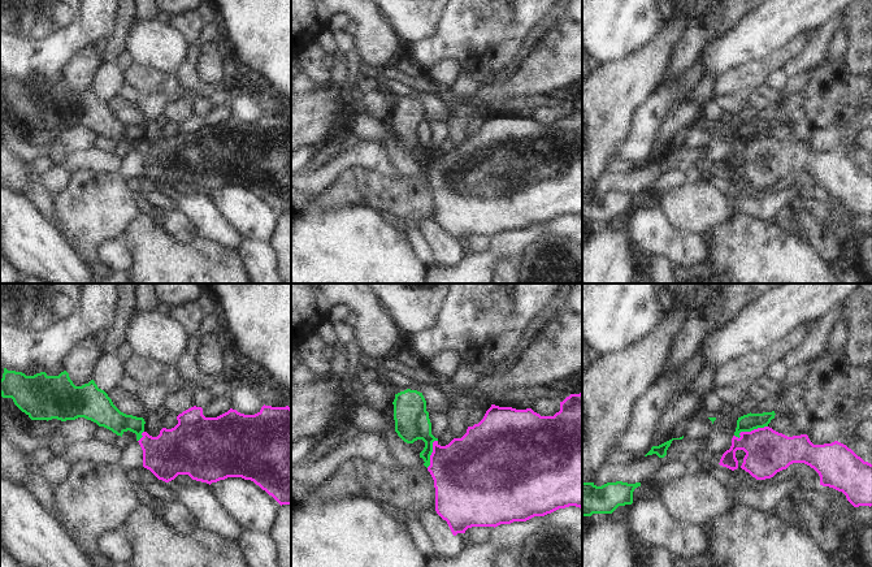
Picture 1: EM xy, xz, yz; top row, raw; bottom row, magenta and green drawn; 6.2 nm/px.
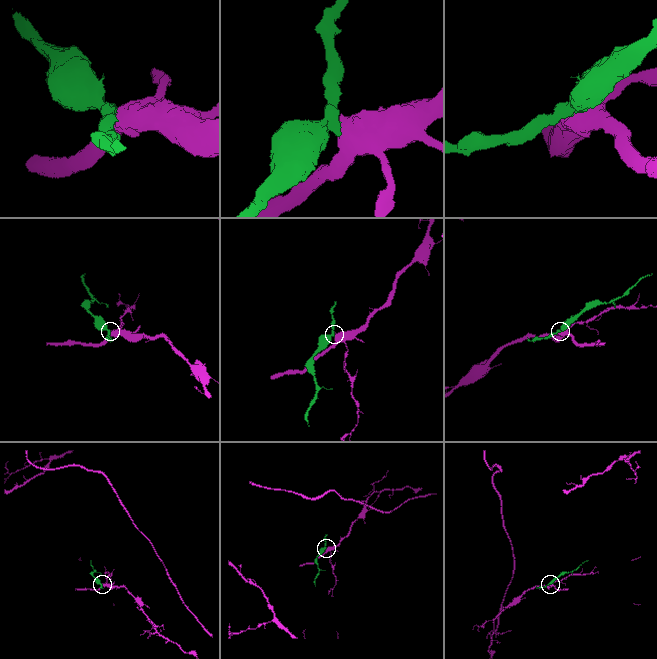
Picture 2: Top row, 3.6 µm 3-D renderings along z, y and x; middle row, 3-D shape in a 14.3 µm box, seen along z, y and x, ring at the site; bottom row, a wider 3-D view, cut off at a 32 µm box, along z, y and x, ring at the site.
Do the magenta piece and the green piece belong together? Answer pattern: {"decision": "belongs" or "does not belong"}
{"decision": "does not belong"}

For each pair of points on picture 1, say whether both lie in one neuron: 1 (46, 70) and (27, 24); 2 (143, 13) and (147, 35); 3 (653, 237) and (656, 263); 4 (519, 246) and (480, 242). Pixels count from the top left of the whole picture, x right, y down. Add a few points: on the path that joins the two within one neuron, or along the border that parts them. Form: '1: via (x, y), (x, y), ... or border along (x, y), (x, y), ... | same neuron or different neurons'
1: via (46, 59), (31, 35) | same neuron
2: border along (156, 17), (143, 20), (135, 25) | different neurons
3: border along (647, 259), (666, 256), (672, 263) | different neurons
4: border along (494, 237), (493, 245), (487, 250), (469, 254) | different neurons

